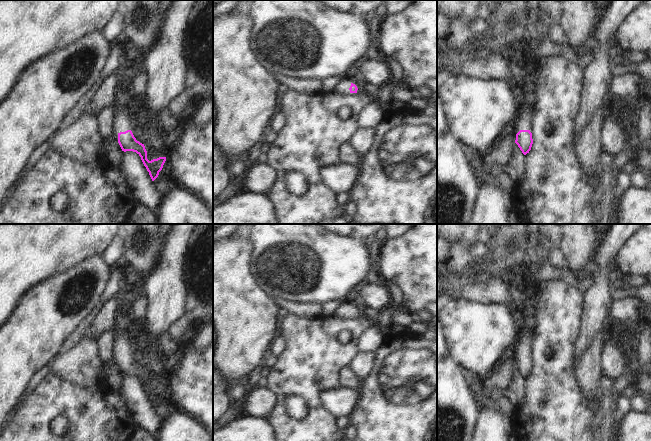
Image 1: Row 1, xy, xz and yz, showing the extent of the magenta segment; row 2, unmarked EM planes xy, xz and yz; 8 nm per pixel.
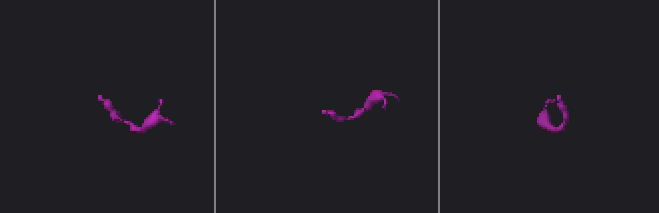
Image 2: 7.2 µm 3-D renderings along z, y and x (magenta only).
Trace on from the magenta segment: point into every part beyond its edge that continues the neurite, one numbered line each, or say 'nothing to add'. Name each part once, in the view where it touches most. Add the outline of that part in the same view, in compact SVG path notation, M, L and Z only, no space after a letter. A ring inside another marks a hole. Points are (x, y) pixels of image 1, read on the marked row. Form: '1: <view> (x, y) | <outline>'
1: xy (121, 123) | M117 105L115 106L112 127L116 133L130 130L130 120L125 108L119 107Z

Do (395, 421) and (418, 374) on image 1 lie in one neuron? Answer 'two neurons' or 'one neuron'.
one neuron

